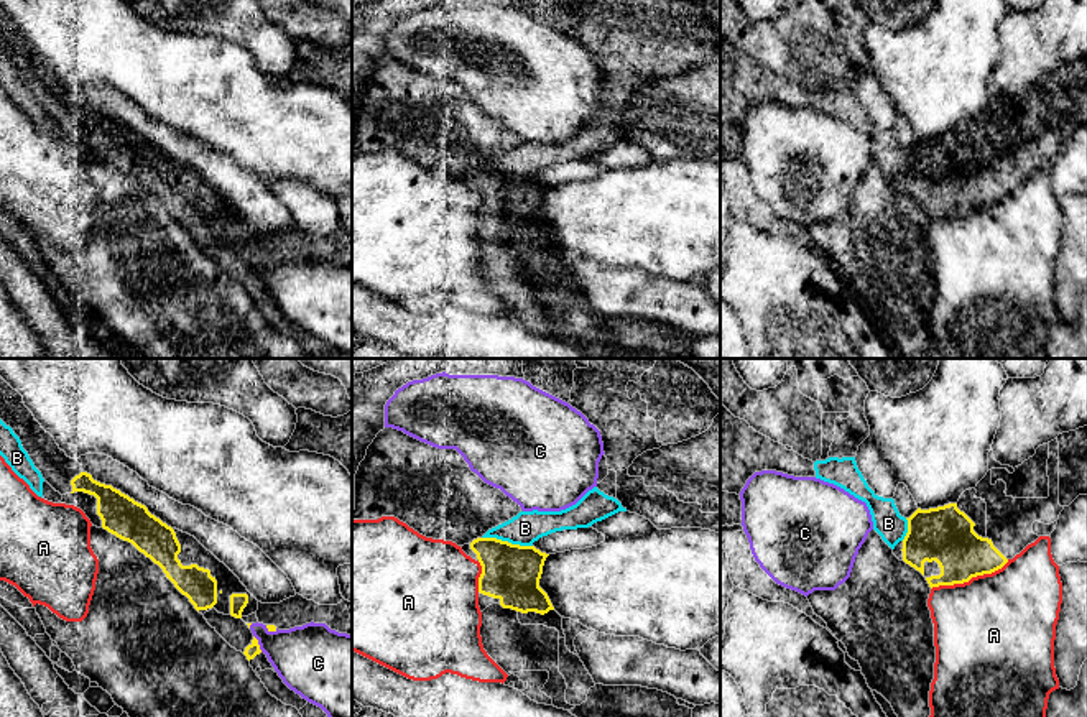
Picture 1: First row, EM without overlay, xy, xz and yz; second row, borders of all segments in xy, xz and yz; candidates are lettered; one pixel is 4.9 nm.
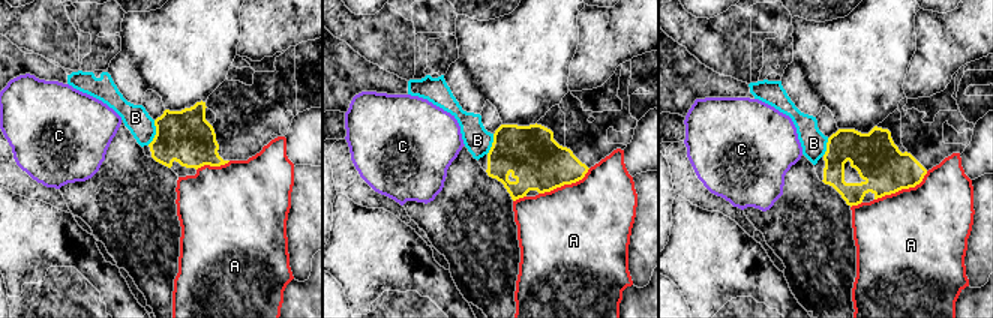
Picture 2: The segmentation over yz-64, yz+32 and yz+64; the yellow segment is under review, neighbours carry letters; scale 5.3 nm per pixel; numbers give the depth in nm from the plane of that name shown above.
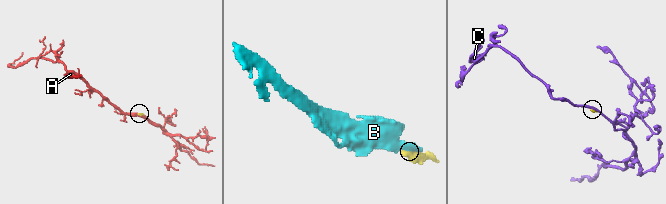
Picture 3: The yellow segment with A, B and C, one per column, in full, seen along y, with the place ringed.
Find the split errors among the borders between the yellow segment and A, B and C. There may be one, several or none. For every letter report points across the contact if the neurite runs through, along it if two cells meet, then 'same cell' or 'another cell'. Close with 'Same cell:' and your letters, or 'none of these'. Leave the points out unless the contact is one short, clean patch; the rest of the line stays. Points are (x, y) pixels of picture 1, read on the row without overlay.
A: another cell
B: another cell
C: another cell
Same cell: none of these

